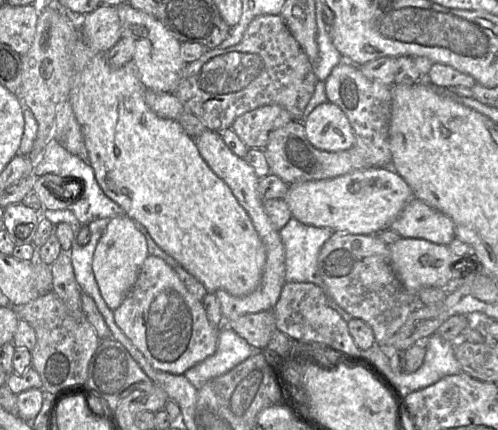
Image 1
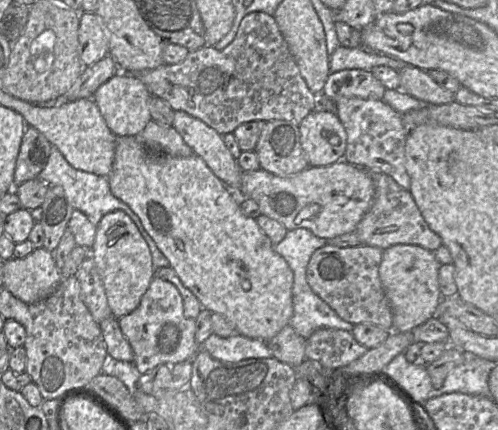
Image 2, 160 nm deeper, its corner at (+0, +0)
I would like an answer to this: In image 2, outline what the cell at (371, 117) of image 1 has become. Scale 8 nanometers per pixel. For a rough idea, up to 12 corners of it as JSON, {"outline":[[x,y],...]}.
{"outline":[[342,97],[344,161],[404,190],[409,130],[382,100]]}

